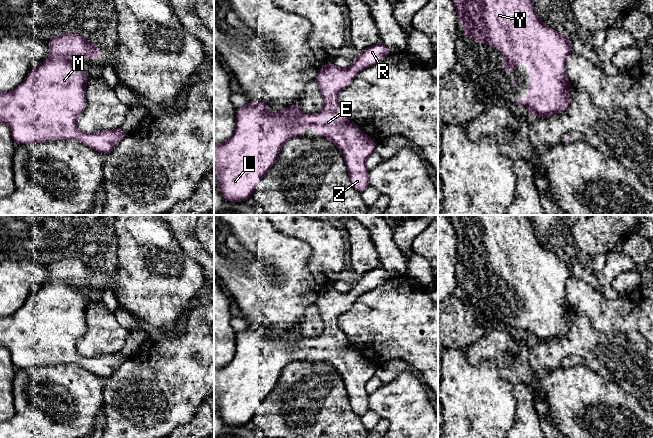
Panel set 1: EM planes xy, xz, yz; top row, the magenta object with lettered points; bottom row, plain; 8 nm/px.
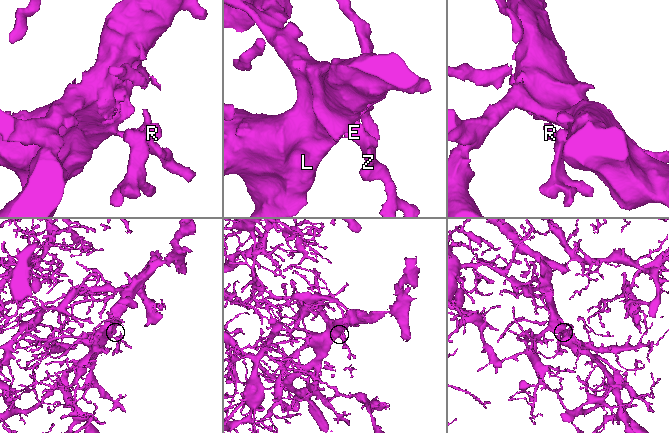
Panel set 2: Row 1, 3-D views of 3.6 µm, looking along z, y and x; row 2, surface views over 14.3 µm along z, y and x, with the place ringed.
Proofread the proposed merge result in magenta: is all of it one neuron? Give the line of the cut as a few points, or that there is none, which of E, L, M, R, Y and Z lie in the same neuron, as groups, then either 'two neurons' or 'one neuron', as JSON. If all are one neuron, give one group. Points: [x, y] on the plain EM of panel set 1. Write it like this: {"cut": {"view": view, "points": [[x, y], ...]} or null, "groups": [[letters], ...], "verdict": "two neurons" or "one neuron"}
{"cut": null, "groups": [["E", "L", "M", "R", "Y", "Z"]], "verdict": "one neuron"}

